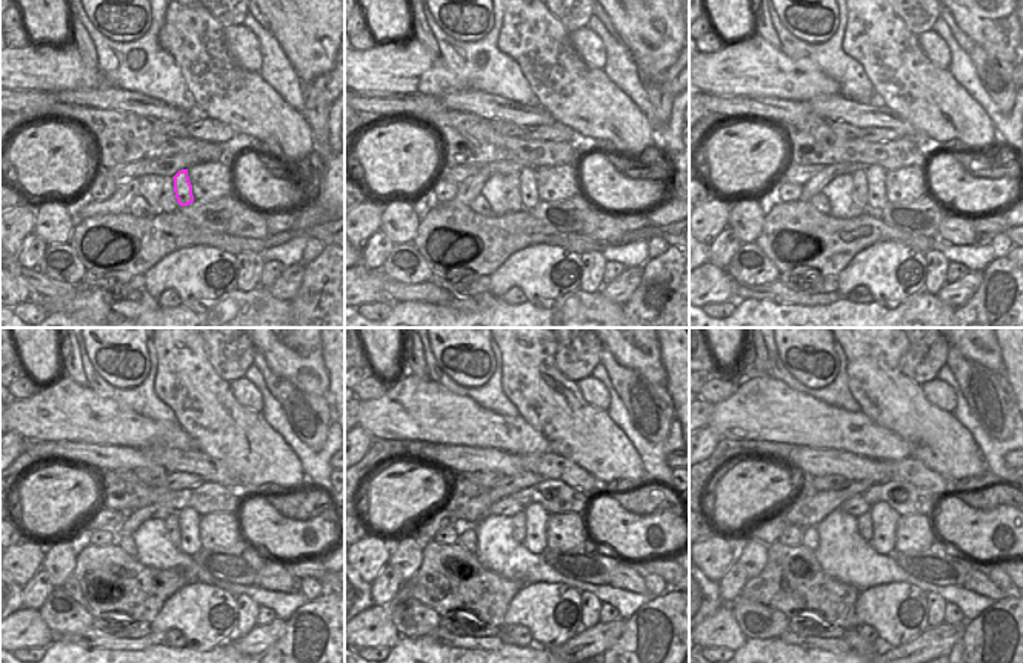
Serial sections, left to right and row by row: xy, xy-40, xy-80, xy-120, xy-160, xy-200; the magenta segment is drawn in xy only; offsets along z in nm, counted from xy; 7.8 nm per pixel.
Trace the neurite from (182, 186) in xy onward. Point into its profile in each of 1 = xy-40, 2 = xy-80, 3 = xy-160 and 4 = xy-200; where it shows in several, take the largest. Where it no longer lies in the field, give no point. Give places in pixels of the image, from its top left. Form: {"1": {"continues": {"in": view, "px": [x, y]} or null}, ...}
{"1": {"continues": {"in": "xy-40", "px": [528, 176]}}, "2": {"continues": {"in": "xy-80", "px": [876, 174]}}, "3": {"continues": {"in": "xy-160", "px": [536, 516]}}, "4": {"continues": {"in": "xy-200", "px": [885, 519]}}}

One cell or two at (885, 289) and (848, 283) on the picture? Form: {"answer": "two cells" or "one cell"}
{"answer": "one cell"}

